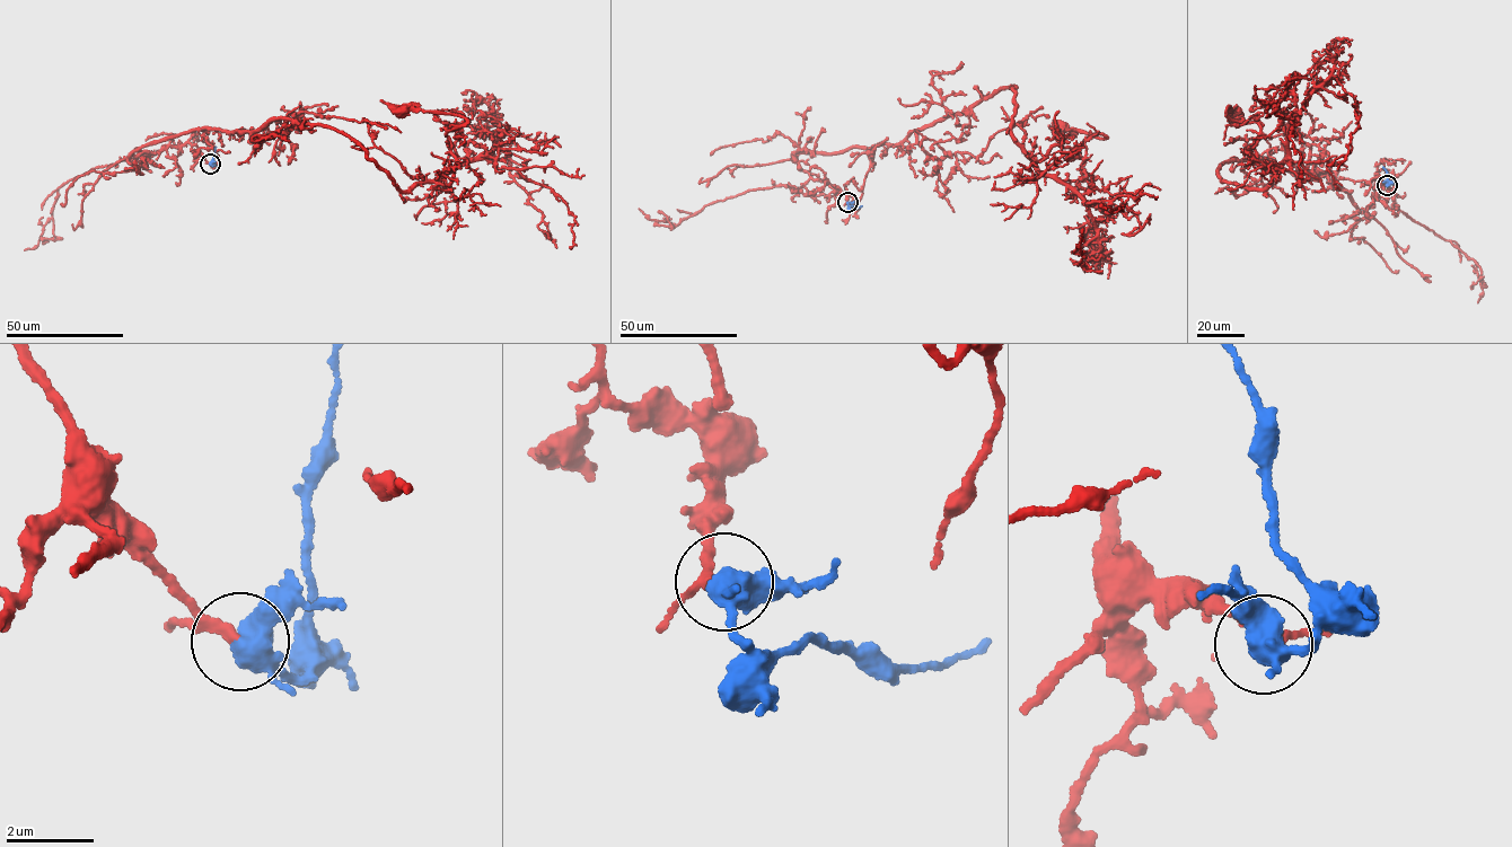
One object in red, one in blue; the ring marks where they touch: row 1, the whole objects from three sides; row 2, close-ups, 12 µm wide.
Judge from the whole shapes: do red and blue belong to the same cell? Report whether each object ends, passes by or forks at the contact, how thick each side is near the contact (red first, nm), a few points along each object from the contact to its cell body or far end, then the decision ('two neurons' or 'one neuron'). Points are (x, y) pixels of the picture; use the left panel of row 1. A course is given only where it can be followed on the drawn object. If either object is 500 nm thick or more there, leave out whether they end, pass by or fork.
red passes by; blue forks there; 200 nm thick on the red side, 460 nm on the other; red runs (210, 164), (187, 143), (130, 155), (286, 117), (342, 131), (404, 192), (450, 184), (466, 120), (402, 111); blue runs (210, 164), (213, 165), (216, 147); one neuron

